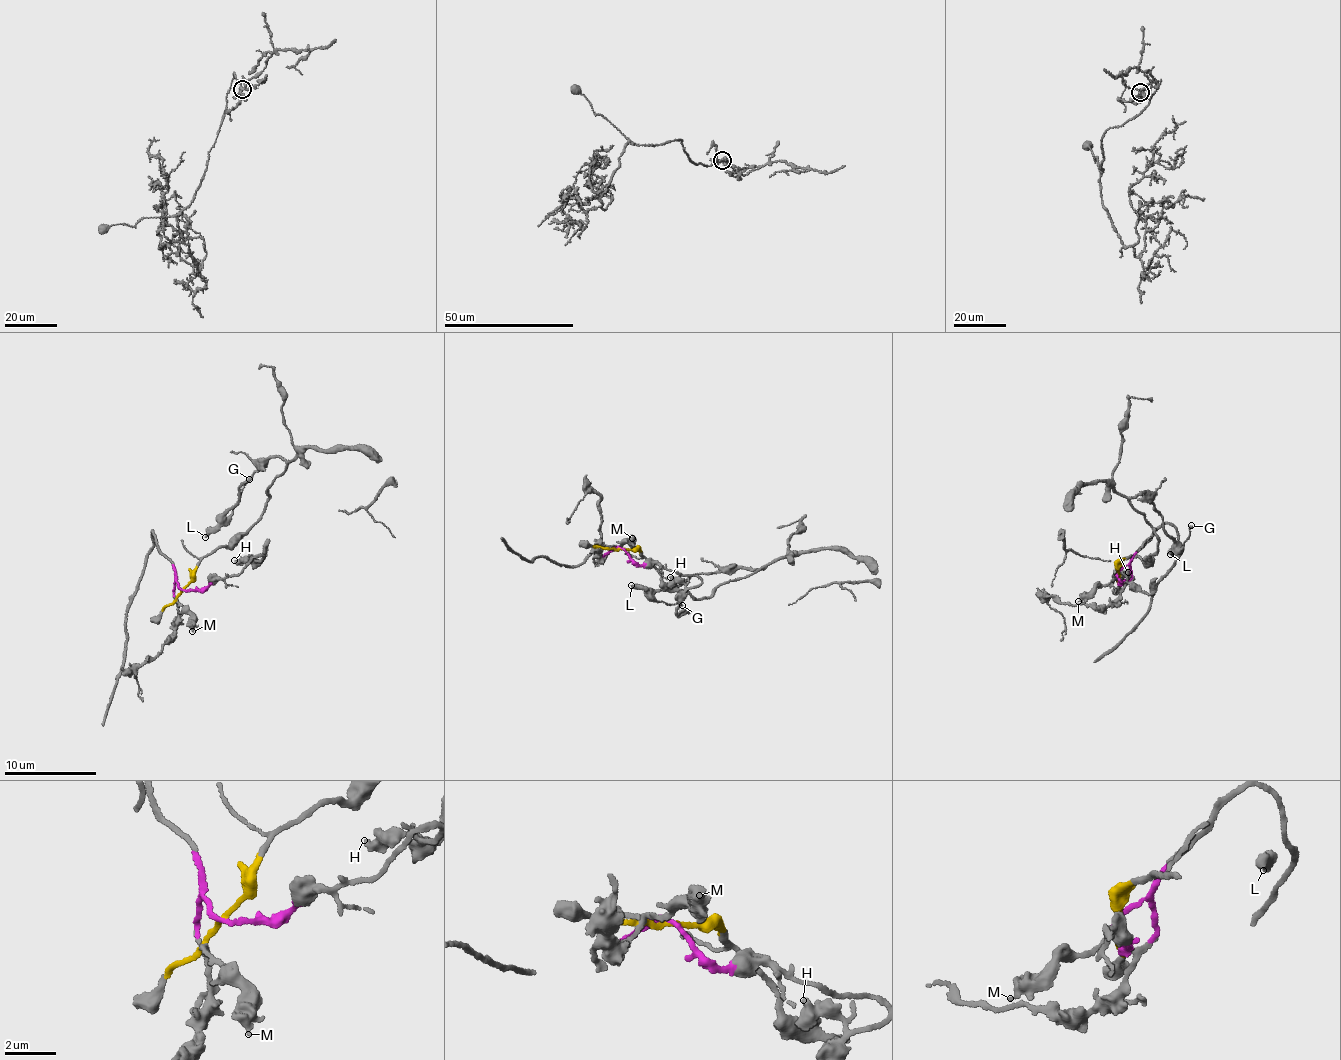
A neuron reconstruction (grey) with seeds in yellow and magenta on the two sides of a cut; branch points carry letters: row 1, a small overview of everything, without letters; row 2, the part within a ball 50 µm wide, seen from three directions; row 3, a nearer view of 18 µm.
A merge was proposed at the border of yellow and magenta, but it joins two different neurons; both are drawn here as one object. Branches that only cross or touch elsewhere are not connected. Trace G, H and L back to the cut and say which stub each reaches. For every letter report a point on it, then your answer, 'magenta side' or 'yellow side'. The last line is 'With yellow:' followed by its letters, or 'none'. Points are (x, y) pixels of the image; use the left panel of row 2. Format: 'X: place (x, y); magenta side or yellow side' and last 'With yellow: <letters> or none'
G: place (249, 479); yellow side
H: place (234, 560); magenta side
L: place (205, 537); yellow side
With yellow: G, L

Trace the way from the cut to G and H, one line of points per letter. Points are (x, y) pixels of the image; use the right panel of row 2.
G: (1117, 572), (1125, 559), (1143, 562), (1157, 547), (1154, 527), (1130, 500), (1145, 493), (1176, 548), (1191, 525)
H: (1116, 573), (1118, 582), (1116, 576), (1112, 580), (1113, 573), (1122, 580), (1127, 572)

